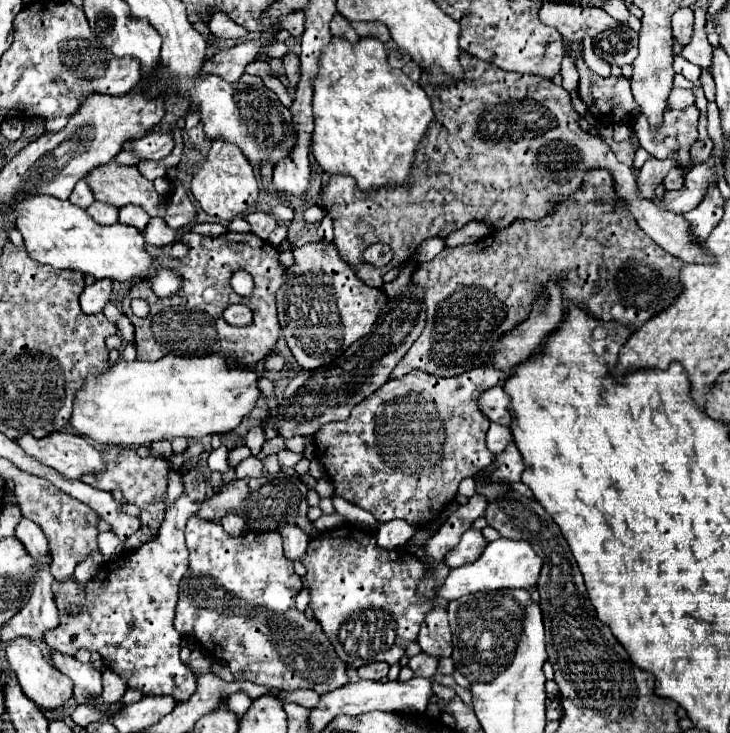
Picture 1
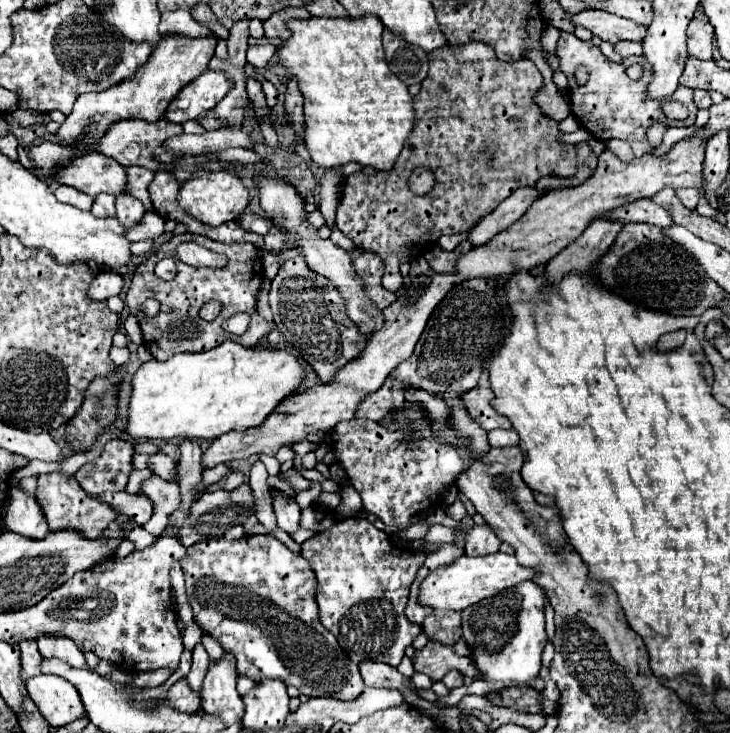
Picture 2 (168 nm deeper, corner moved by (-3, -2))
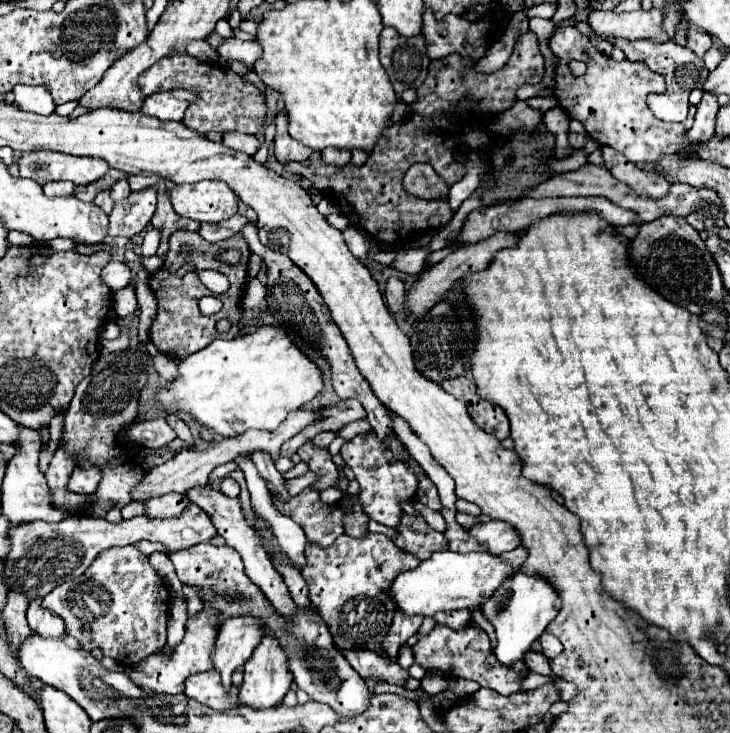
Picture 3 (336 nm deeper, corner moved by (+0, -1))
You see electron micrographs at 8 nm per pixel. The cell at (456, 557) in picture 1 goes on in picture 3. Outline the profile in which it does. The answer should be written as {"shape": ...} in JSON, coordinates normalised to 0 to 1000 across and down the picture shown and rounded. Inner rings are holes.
{"shape":[[[688,709],[655,715],[641,726],[644,726],[644,731],[649,731],[658,742],[663,742],[679,759],[685,759],[696,750],[704,750],[715,742],[712,729],[696,712],[688,712]]]}

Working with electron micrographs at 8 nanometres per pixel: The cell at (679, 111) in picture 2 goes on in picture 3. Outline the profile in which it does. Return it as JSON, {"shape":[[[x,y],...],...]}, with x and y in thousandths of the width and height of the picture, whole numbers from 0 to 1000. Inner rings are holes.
{"shape":[[[816,46],[825,55],[838,57],[841,63],[847,63],[858,82],[868,82],[868,85],[885,85],[885,90],[910,104],[912,109],[912,126],[910,128],[890,128],[888,131],[888,145],[896,153],[899,161],[910,166],[934,166],[941,161],[944,150],[944,131],[951,120],[956,120],[967,106],[970,106],[970,95],[962,87],[962,82],[953,79],[953,74],[940,65],[932,63],[926,57],[912,57],[912,60],[899,60],[890,55],[855,55],[855,52],[844,52],[844,49],[827,49],[827,46]]]}

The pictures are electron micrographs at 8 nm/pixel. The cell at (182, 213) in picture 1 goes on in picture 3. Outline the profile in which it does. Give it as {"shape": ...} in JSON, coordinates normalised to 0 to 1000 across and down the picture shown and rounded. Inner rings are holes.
{"shape":[[[205,311],[205,314],[200,317],[197,333],[195,333],[195,349],[211,349],[214,347],[214,338],[216,338],[216,314]]]}

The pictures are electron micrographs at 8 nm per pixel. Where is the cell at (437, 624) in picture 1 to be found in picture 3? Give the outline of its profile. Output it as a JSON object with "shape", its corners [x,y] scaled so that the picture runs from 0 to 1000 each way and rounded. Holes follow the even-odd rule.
{"shape":[[[636,829],[636,832],[619,832],[619,835],[600,835],[595,843],[597,843],[600,851],[611,851],[622,859],[630,859],[630,857],[644,851],[647,838],[644,838],[641,829]]]}

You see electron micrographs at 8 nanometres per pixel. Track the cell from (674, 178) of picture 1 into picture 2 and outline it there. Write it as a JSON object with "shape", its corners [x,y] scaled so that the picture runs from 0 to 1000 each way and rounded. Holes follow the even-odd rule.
{"shape":[[[938,255],[938,258],[927,258],[925,261],[927,269],[933,271],[933,277],[941,282],[941,285],[952,285],[955,274],[958,274],[958,263],[952,255]]]}

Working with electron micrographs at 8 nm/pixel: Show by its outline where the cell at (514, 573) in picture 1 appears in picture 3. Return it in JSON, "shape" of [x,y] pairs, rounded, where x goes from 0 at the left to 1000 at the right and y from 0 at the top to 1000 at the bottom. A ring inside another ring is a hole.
{"shape":[[[595,753],[586,764],[578,764],[573,775],[548,780],[537,799],[529,805],[529,810],[534,810],[537,821],[556,840],[595,840],[605,832],[630,832],[663,824],[699,786],[699,780],[701,775],[671,753]]]}

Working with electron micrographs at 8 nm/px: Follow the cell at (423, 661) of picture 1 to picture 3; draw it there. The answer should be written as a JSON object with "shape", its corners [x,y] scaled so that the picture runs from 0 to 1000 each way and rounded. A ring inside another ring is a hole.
{"shape":[[[597,851],[597,857],[573,873],[567,881],[570,906],[575,906],[581,914],[603,914],[611,922],[627,922],[655,930],[663,939],[674,939],[688,950],[701,950],[707,944],[715,944],[715,925],[721,925],[721,917],[707,917],[696,909],[685,909],[685,903],[677,898],[671,887],[668,865],[655,854],[638,854],[633,859],[619,859],[614,854]]]}

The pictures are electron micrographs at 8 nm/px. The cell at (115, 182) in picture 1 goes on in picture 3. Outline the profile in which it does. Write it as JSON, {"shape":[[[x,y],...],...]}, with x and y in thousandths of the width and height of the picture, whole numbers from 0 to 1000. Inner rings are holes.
{"shape":[[[33,207],[25,216],[25,229],[30,243],[44,243],[52,251],[68,246],[96,246],[101,251],[123,251],[140,243],[151,226],[137,216],[107,216],[82,207]]]}

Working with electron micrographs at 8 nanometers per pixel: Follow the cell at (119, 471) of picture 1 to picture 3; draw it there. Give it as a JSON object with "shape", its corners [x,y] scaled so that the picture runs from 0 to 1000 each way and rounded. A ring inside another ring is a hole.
{"shape":[[[101,638],[93,655],[93,668],[104,671],[104,674],[129,674],[132,663],[140,652],[140,641],[137,638],[123,638],[123,641],[112,641],[112,638]]]}

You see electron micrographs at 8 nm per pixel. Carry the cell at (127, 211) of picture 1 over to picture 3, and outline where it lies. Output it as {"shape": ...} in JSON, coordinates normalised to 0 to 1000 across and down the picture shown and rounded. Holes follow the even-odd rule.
{"shape":[[[167,243],[167,246],[162,246],[153,256],[151,256],[151,265],[153,265],[153,270],[156,273],[167,273],[167,270],[175,270],[178,267],[178,254],[175,254],[175,248]]]}

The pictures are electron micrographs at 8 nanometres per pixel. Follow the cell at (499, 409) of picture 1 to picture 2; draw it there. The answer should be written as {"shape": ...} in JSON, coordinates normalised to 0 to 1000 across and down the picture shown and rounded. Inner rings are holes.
{"shape":[[[651,528],[648,533],[640,533],[632,539],[637,544],[637,555],[642,561],[642,566],[664,585],[700,585],[700,574],[689,566],[684,566],[673,547],[675,547],[675,533],[664,531],[664,528]]]}

